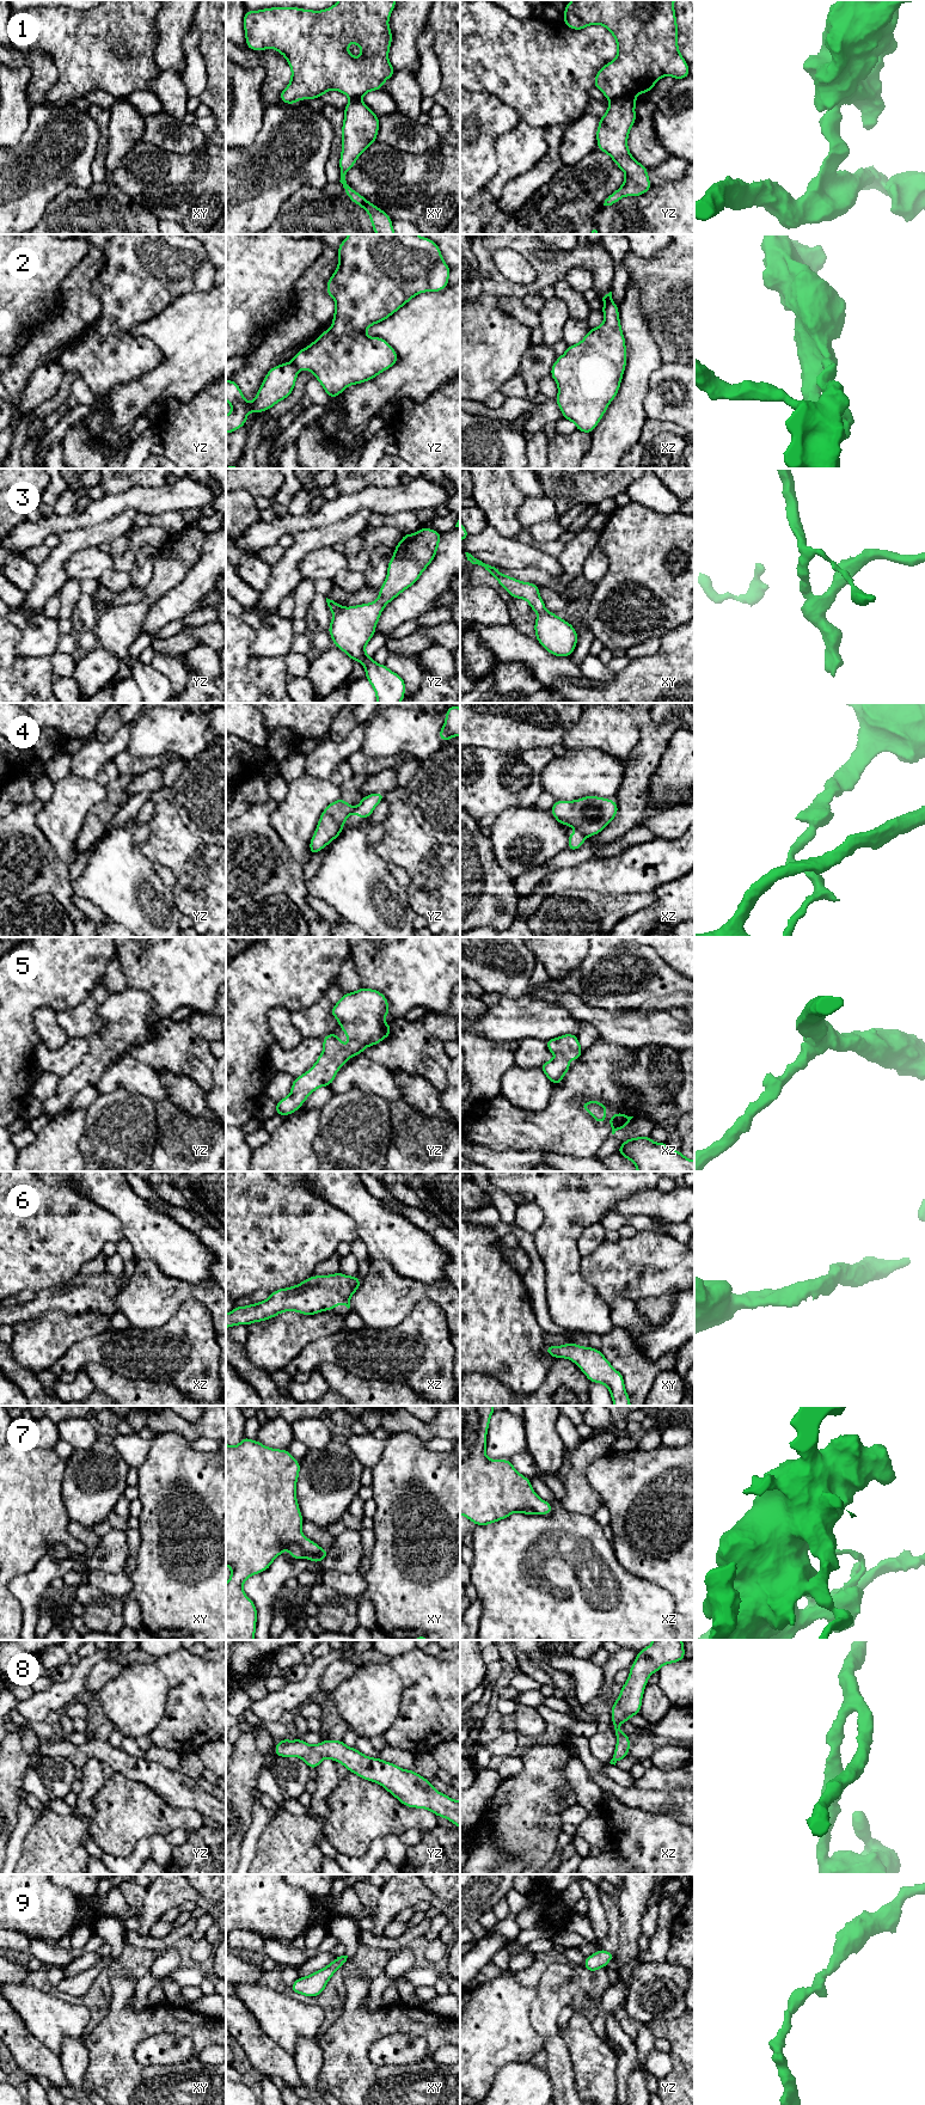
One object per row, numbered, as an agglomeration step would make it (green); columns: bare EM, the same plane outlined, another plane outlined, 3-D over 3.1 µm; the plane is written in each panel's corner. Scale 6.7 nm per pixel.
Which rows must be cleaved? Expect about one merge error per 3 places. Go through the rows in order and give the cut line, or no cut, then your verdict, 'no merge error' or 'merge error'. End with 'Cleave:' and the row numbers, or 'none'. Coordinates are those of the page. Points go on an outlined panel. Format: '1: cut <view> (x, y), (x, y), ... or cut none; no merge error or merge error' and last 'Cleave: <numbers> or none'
1: cut yz (633, 97), (617, 97), (611, 101); merge error
2: cut yz (292, 361), (299, 368); merge error
3: cut none; no merge error
4: cut xz (576, 830), (586, 836); merge error
5: cut none; no merge error
6: cut none; no merge error
7: cut xy (287, 1547), (299, 1544), (307, 1553), (312, 1554), (322, 1549); merge error
8: cut none; no merge error
9: cut none; no merge error
Cleave: 1, 2, 4, 7

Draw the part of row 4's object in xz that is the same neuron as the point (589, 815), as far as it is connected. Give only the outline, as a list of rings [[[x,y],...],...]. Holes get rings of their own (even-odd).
[[[590,795],[575,801],[557,800],[550,812],[560,825],[569,825],[589,837],[600,833],[615,818],[618,804]]]

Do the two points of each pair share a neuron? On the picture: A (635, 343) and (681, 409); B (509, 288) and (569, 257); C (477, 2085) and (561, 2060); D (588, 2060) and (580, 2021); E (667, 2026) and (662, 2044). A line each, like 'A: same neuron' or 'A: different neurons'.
A: different neurons
B: same neuron
C: different neurons
D: same neuron
E: different neurons

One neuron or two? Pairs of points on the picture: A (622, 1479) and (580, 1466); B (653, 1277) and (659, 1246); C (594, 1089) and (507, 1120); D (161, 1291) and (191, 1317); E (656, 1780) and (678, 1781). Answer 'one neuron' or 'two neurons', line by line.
A: two neurons
B: one neuron
C: one neuron
D: two neurons
E: one neuron

